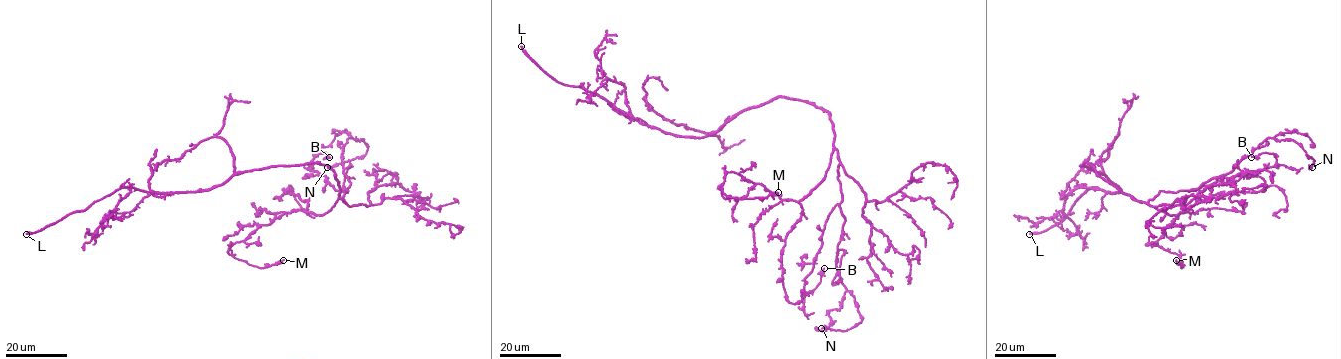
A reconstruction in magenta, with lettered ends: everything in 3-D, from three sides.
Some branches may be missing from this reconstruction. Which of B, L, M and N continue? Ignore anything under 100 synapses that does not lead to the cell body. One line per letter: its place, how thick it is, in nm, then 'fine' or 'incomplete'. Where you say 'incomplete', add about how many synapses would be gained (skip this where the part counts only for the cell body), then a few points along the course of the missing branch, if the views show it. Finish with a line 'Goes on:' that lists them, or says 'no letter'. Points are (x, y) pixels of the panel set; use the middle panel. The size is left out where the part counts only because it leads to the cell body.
B: place (824, 268); calibre 140 nm; fine
L: place (521, 46); calibre 280 nm; incomplete
M: place (778, 192); calibre 130 nm; fine
N: place (821, 328); calibre 240 nm; fine
Goes on: L

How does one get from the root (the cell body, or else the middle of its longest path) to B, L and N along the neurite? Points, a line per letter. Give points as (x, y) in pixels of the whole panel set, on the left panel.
B: (307, 164), (333, 170), (345, 202), (347, 190), (336, 190), (325, 176), (310, 170), (319, 154), (329, 157)
L: (307, 164), (238, 171), (219, 186), (205, 190), (147, 193), (120, 187), (83, 210), (74, 211), (26, 234)
N: (307, 164), (333, 170), (345, 202), (350, 183), (343, 146), (350, 138), (367, 145), (363, 155), (327, 167)

